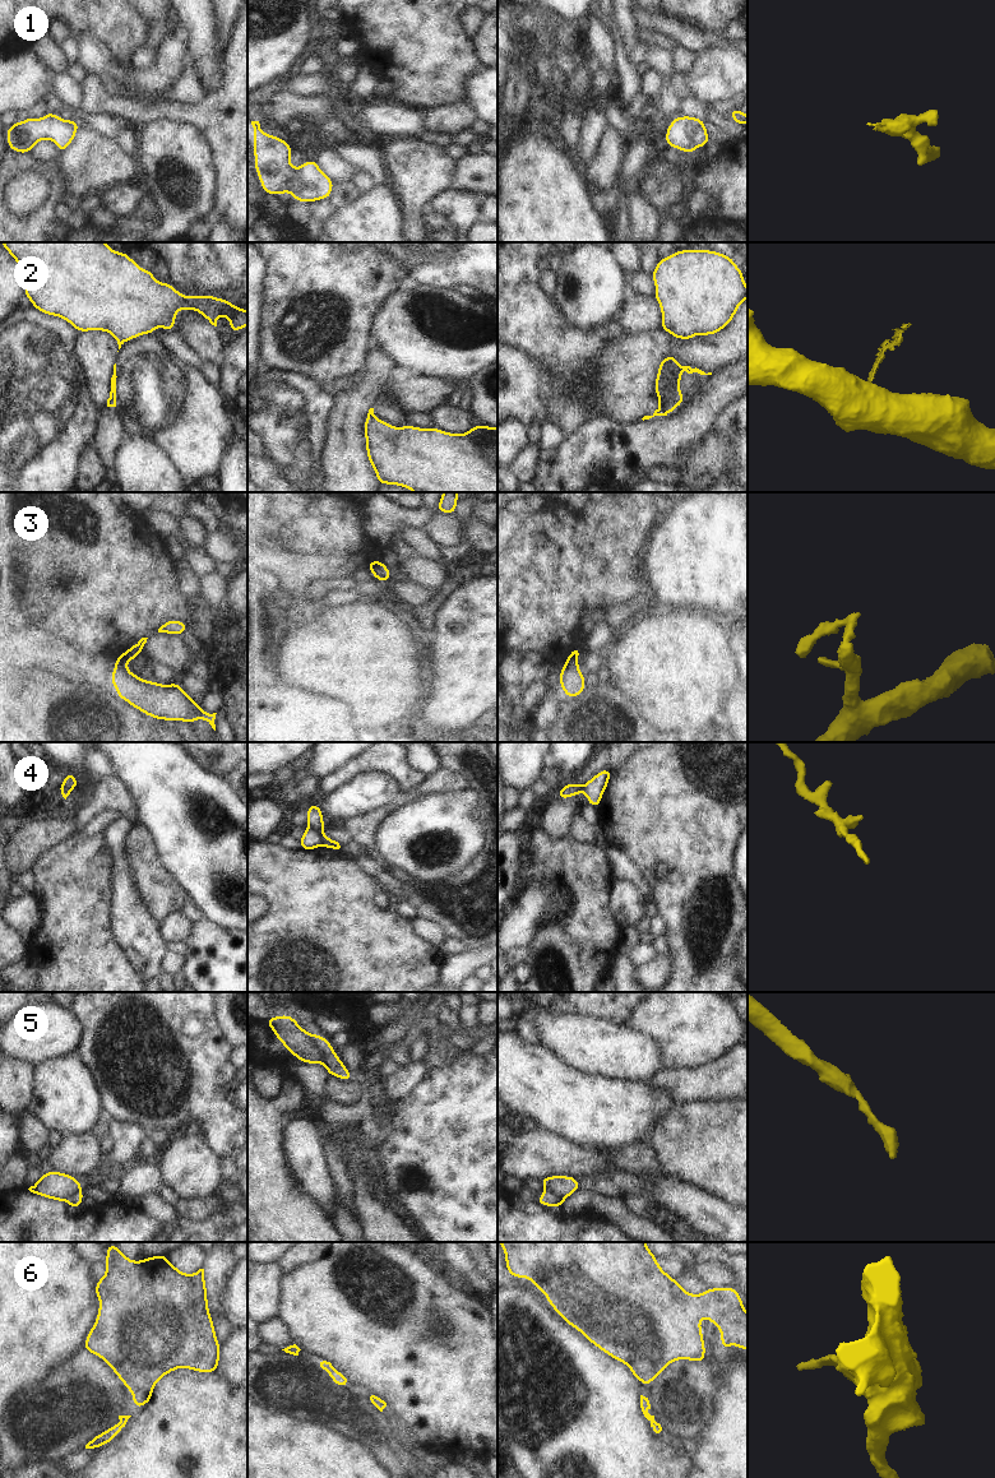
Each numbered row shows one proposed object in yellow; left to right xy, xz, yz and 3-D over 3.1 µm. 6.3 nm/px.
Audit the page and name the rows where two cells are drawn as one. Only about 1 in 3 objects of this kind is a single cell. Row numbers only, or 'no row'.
2, 3, 4, 5, 6

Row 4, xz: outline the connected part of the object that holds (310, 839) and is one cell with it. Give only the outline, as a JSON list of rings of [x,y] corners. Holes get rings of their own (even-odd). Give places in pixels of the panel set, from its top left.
[[[307,828],[300,838],[300,848],[304,851],[313,851],[321,845],[321,838],[319,833],[311,828]]]

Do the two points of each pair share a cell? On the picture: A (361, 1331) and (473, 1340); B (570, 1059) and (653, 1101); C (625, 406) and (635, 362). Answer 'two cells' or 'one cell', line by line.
A: one cell
B: one cell
C: one cell

